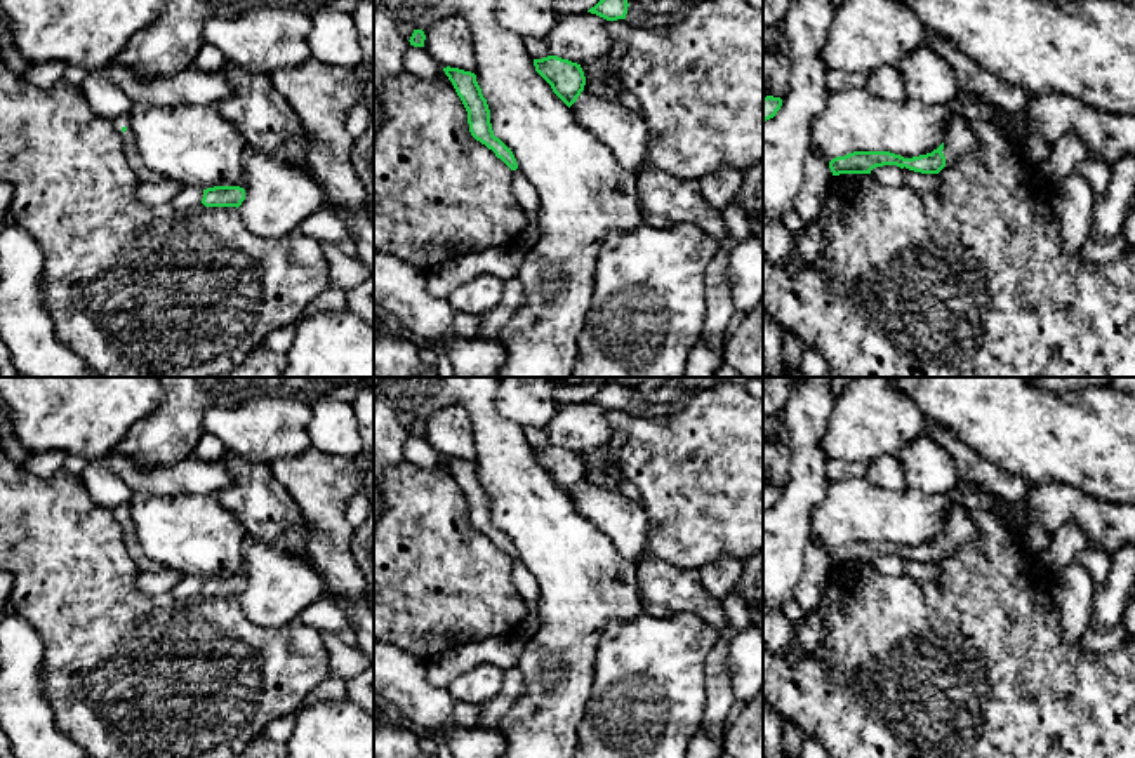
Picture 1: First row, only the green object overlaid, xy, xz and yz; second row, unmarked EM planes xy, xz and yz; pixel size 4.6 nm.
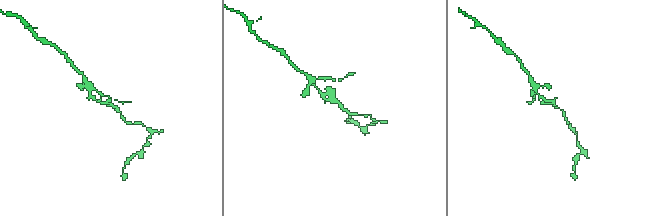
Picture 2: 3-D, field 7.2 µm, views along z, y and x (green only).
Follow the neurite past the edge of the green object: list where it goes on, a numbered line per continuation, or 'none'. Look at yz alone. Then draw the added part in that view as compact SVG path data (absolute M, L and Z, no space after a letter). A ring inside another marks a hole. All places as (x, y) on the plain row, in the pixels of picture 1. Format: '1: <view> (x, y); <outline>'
1: yz (960, 531); M952 502L947 515L947 523L944 529L944 546L946 556L958 551L961 546L975 542L980 539L980 532L975 523L968 516L968 509L959 504Z

